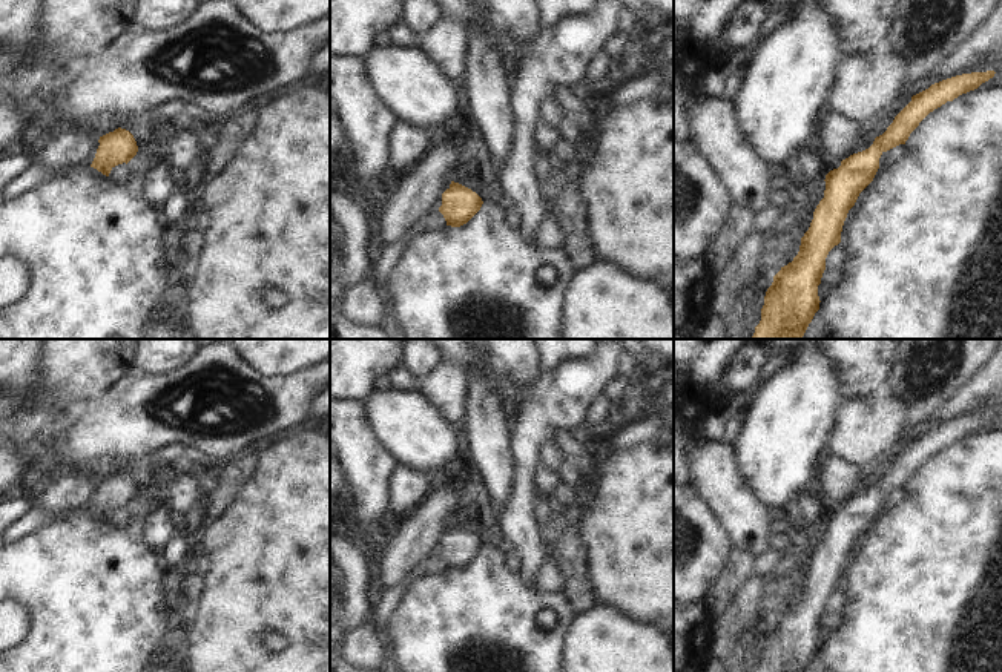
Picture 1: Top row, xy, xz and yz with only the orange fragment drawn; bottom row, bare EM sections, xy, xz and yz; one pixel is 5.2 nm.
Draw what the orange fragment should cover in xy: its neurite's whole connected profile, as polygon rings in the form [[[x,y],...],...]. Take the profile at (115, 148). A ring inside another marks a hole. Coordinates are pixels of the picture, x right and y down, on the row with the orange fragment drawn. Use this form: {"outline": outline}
{"outline": [[[115,129],[100,137],[94,150],[83,164],[87,164],[103,175],[109,176],[110,170],[123,163],[129,163],[138,152],[133,135],[126,129]]]}

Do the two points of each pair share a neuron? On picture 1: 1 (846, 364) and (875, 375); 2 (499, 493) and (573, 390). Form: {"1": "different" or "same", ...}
{"1": "same", "2": "different"}

